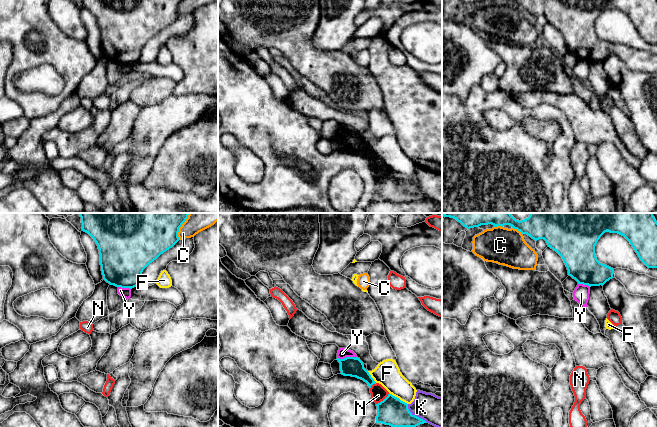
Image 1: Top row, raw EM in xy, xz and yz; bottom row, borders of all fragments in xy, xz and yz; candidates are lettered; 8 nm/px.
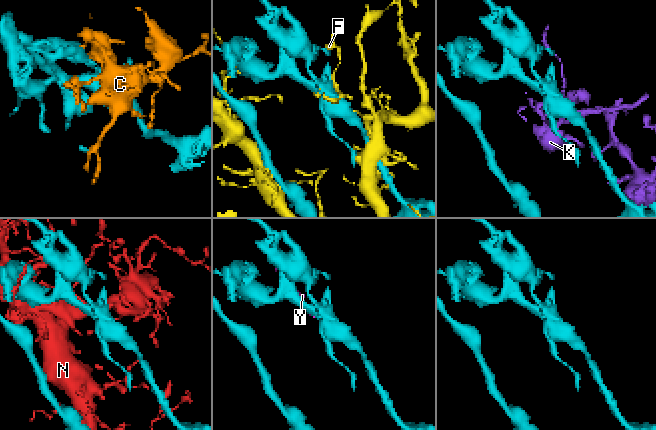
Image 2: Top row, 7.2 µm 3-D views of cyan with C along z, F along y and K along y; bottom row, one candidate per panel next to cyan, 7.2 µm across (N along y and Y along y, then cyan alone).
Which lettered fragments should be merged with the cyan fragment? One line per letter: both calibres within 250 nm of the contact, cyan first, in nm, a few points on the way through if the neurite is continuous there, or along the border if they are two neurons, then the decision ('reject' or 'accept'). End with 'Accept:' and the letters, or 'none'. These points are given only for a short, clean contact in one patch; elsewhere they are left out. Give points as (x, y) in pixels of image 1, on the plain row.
C: 280/110 nm | reject
F: 220/200 nm | reject
K: 220/240 nm | reject
N: 220/130 nm | reject
Y: 160/80 nm | along xz (356, 132), (337, 134) | reject
Accept: none

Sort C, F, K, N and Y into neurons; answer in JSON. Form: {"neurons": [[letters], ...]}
{"neurons": [["C"], ["F"], ["K"], ["N"], ["Y"]]}

